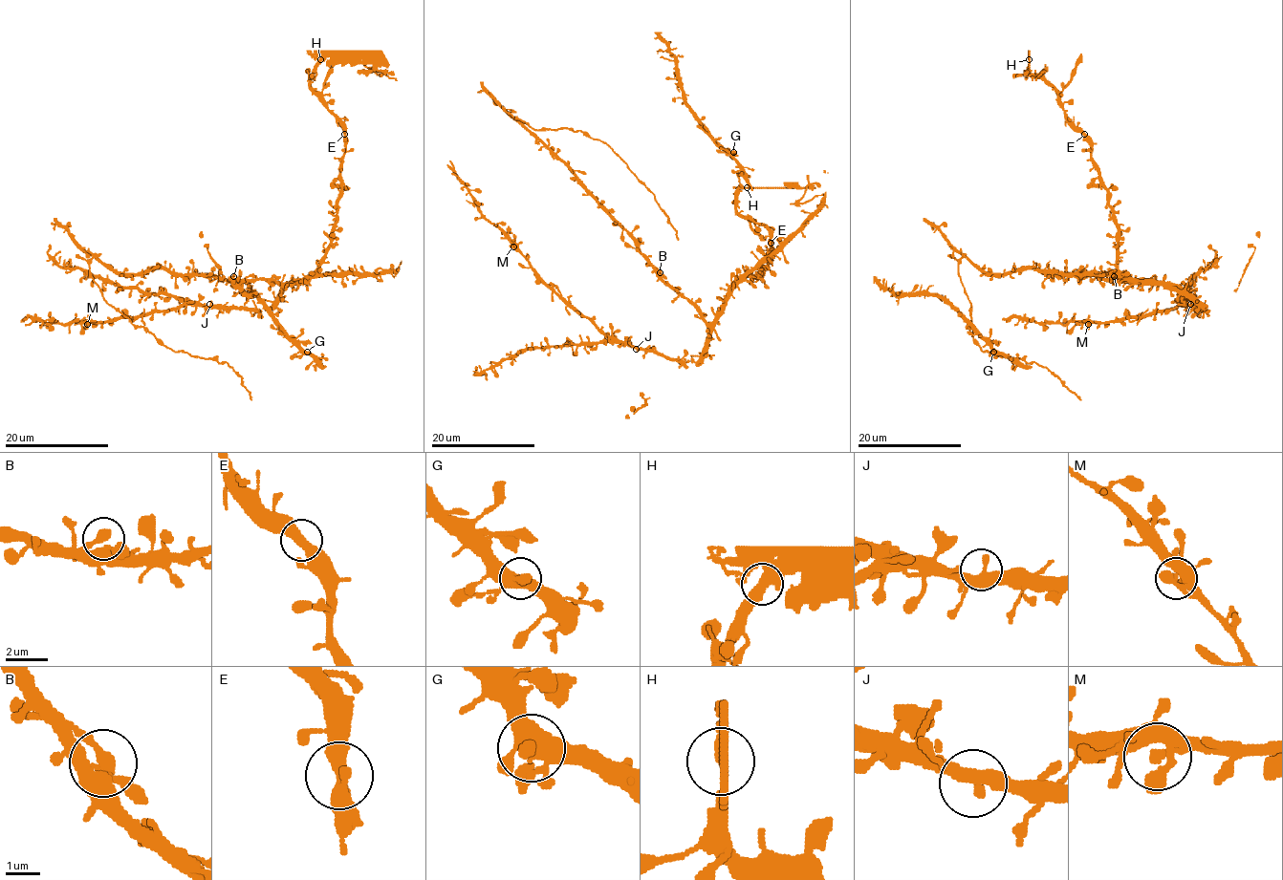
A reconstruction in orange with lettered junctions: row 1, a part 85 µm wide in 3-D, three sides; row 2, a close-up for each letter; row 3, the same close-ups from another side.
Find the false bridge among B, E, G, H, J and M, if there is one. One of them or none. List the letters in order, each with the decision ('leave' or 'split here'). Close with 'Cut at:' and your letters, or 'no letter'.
B: leave
E: leave
G: leave
H: split here
J: leave
M: leave
Cut at: H

